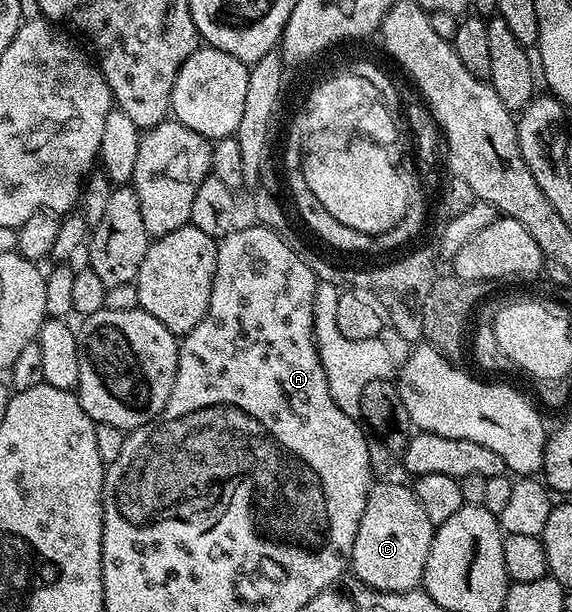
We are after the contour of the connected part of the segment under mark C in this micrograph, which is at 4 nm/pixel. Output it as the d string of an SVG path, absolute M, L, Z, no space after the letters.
M380 480L373 485L362 512L362 520L358 520L358 536L354 536L350 570L364 581L361 583L367 589L400 594L403 590L417 589L423 583L426 556L430 552L434 527L426 517L426 512L422 512L422 504L418 504L415 493L409 487L407 490L400 482L384 481L388 480Z

